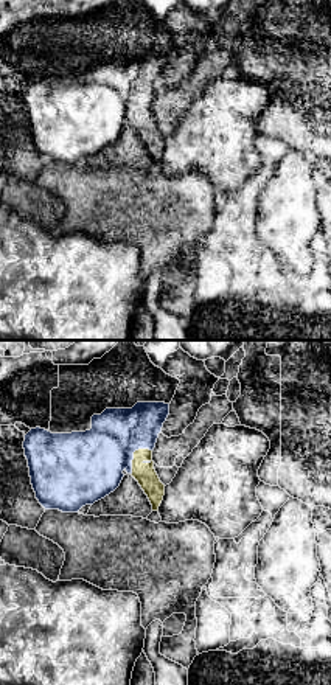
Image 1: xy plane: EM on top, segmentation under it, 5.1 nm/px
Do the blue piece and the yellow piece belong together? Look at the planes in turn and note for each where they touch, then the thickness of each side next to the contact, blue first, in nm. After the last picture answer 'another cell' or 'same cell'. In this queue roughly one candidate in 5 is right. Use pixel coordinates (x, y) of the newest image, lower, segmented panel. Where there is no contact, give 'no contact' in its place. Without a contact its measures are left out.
meets blue at (132, 455); 360 nm thick on the blue side, 110 nm on the other

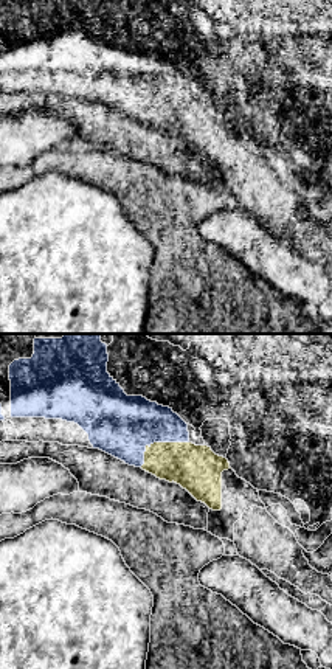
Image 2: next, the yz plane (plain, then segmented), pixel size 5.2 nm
meets blue at (157, 441); 320 nm thick on the blue side, 240 nm on the other

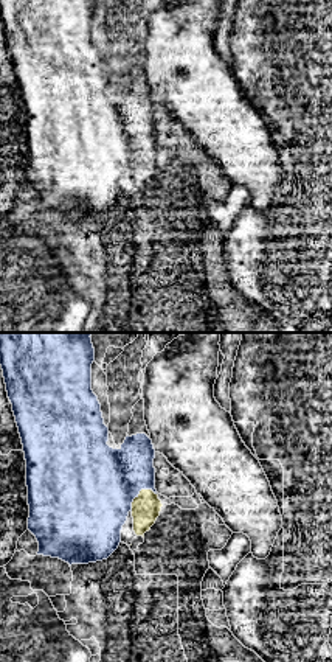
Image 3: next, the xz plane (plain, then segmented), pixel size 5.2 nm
meets blue at (138, 493); 460 nm thick on the blue side, 150 nm on the other

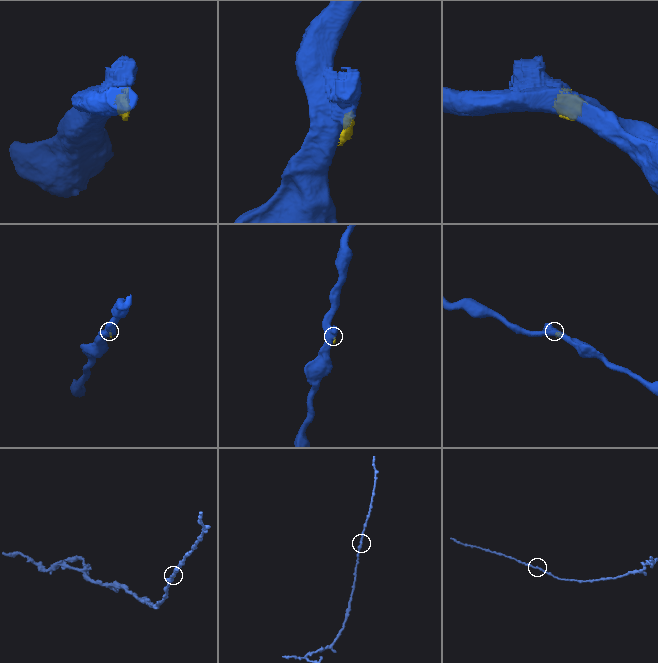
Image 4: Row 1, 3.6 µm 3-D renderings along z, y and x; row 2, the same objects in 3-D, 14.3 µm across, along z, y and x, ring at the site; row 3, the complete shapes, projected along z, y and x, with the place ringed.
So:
another cell

